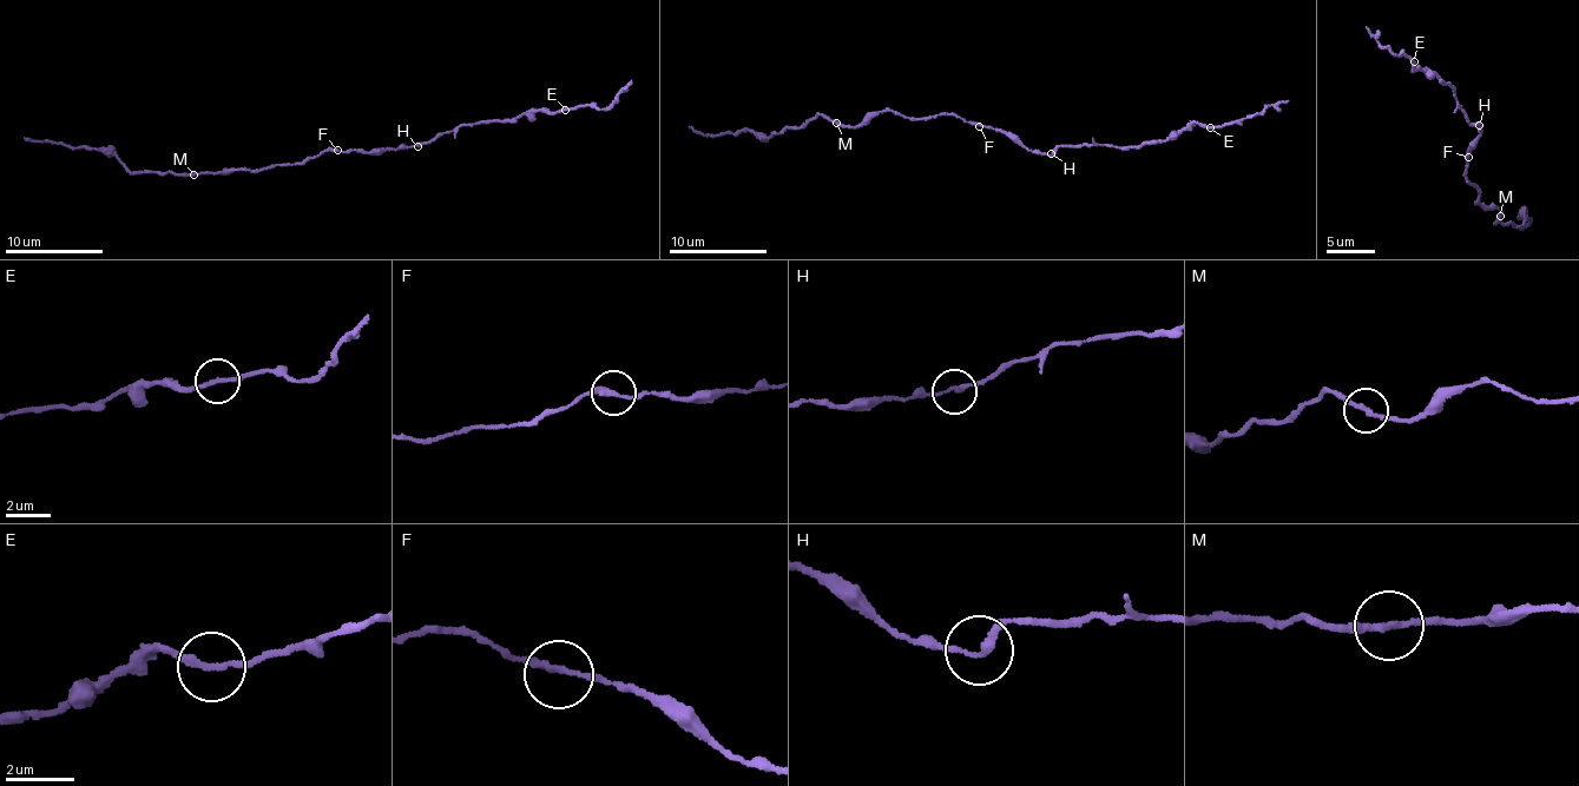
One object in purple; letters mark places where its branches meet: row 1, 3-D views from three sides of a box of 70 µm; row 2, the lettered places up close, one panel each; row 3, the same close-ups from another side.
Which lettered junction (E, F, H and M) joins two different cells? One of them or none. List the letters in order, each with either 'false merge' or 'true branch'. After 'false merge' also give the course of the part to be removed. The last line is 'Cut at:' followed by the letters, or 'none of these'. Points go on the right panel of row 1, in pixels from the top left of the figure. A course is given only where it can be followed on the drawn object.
E: true branch
F: true branch
H: true branch
M: false merge; foreign part runs (1499, 216), (1497, 223), (1521, 226), (1526, 218), (1519, 216), (1531, 223), (1525, 225)
Cut at: M

